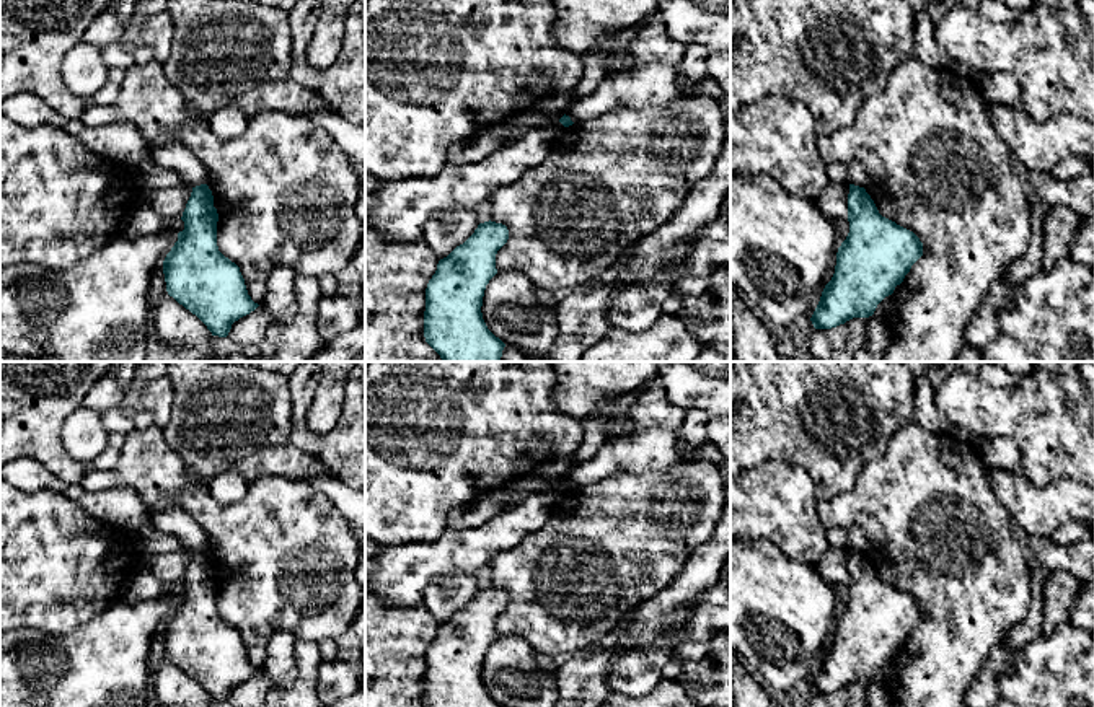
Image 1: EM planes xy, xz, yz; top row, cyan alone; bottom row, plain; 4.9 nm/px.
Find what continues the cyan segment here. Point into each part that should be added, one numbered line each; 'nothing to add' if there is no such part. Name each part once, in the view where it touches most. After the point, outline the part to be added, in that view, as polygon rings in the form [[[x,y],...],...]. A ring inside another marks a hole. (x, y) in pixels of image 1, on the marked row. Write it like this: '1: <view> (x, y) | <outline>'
nothing to add

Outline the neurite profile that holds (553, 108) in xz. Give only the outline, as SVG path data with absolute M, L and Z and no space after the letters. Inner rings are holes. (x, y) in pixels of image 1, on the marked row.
M574 90L543 99L533 109L545 117L543 129L556 124L574 104Z

